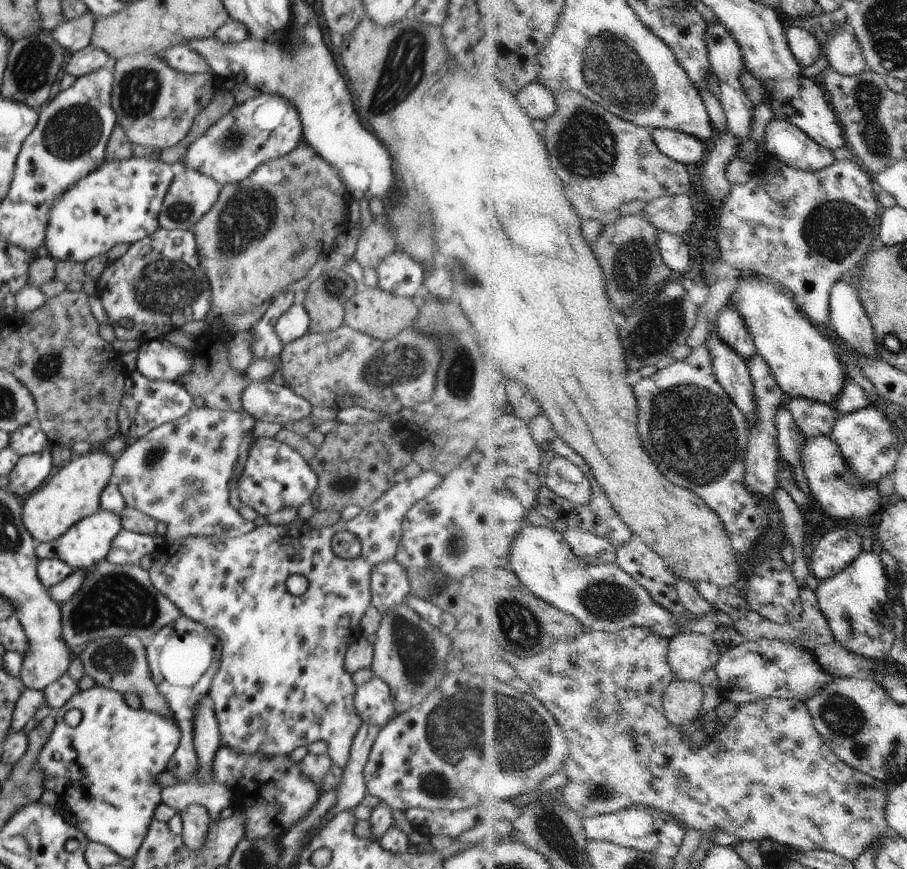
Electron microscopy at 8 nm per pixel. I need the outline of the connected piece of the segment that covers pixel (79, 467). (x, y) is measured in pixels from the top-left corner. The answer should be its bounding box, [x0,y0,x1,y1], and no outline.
[22,450,116,543]

